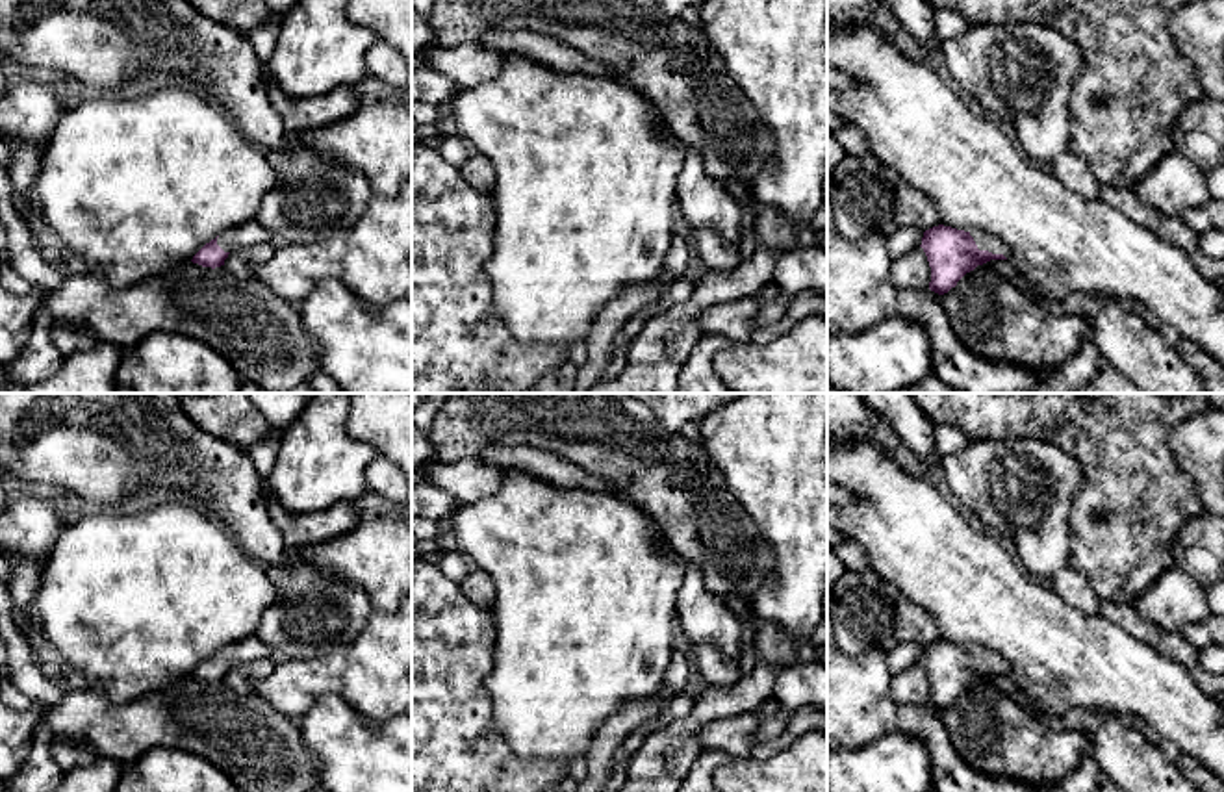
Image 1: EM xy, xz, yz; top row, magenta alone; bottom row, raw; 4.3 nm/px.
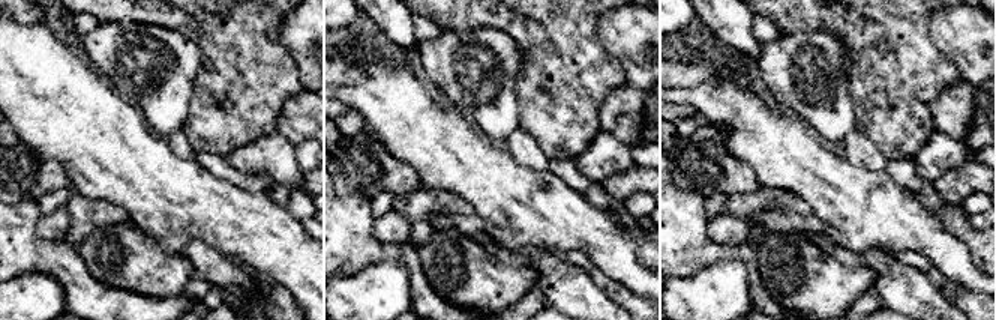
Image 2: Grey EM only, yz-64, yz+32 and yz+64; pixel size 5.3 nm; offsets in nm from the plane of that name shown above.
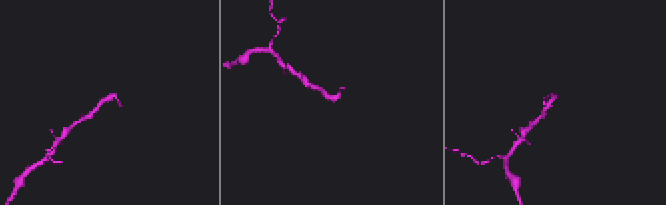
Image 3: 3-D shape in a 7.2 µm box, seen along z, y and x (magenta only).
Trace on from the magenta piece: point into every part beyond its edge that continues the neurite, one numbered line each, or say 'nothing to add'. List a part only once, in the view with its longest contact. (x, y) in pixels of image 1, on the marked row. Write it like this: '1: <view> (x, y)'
1: yz (985, 242)

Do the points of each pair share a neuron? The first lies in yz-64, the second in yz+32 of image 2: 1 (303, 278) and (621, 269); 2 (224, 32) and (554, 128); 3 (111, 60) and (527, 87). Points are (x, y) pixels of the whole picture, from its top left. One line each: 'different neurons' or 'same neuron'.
1: same neuron
2: same neuron
3: different neurons

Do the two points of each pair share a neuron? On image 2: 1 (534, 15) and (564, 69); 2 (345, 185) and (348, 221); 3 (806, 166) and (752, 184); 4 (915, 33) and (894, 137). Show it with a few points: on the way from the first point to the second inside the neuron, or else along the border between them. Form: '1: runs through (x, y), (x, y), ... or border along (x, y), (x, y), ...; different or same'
1: runs through (548, 29), (558, 39), (563, 56); same
2: border along (339, 193), (365, 194), (369, 199); different
3: border along (734, 155), (752, 169), (762, 187); different
4: runs through (899, 59), (897, 111); same

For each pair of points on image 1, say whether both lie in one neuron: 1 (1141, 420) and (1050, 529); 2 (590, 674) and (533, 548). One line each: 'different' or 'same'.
1: different
2: same

